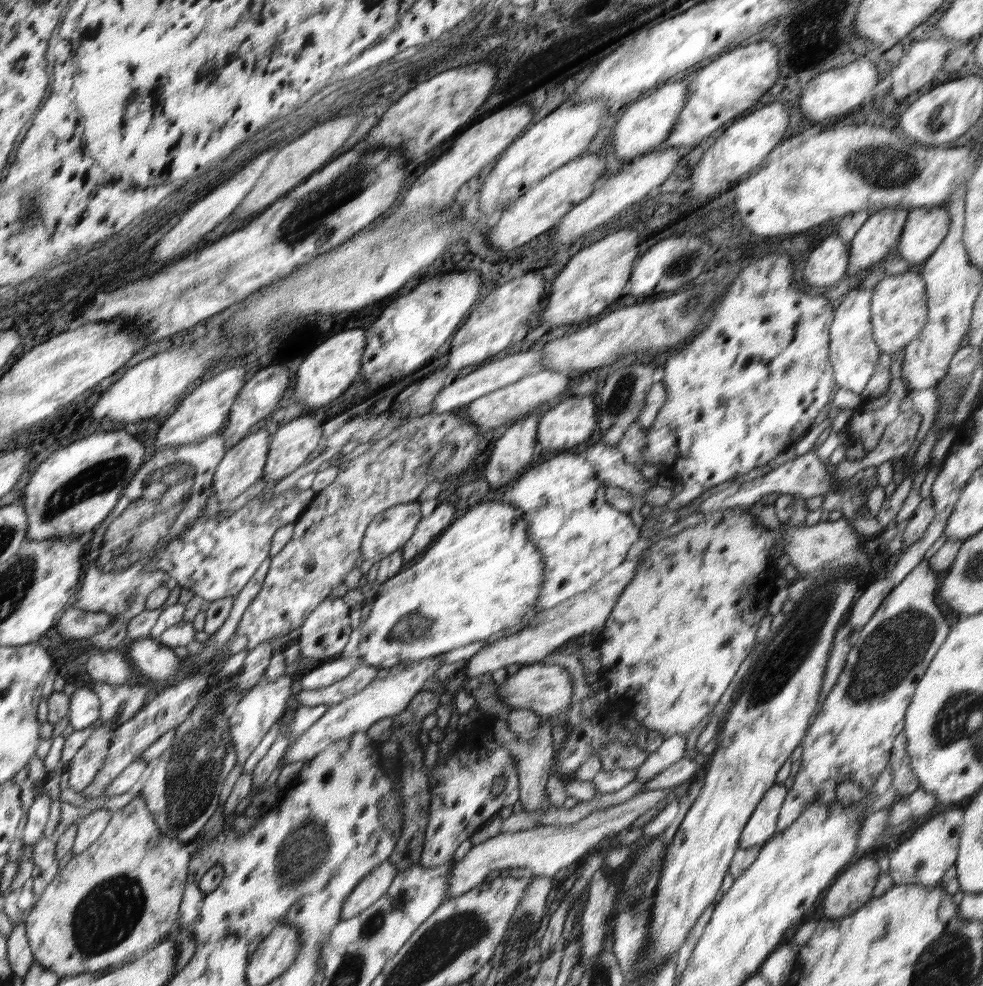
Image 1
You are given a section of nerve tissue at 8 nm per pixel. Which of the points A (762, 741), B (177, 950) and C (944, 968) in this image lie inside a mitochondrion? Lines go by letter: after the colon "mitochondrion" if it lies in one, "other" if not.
A: other
B: other
C: mitochondrion

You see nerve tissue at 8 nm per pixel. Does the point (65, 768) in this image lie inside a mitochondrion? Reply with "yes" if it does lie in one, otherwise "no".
no

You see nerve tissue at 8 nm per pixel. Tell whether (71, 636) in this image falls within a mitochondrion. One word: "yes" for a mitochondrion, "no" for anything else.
no

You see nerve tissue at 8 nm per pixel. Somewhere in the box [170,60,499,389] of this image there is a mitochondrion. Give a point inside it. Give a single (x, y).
(308, 214)

